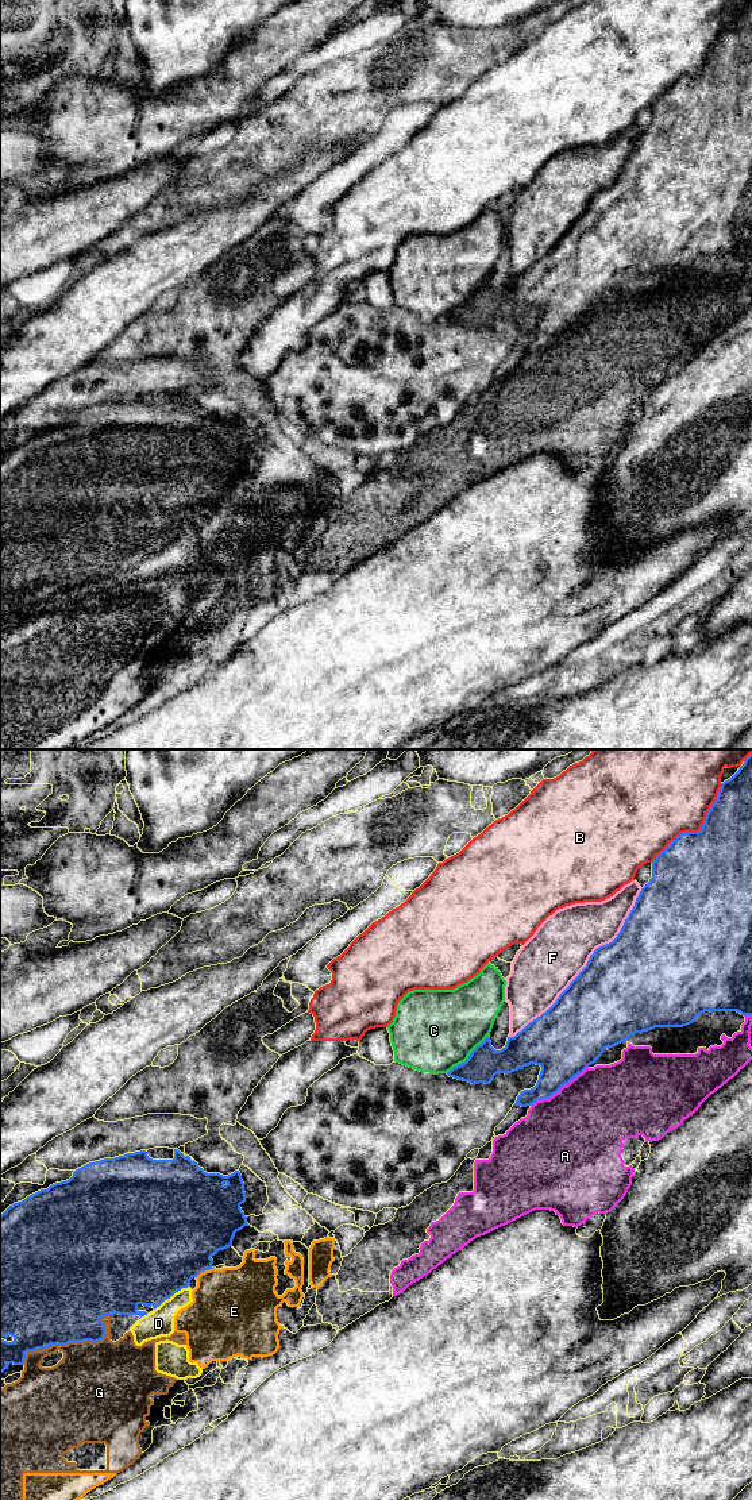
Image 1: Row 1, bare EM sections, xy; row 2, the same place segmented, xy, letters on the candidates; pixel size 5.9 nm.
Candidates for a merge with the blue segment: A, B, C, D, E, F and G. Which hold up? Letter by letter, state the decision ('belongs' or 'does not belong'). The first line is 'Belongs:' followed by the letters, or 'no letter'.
Belongs: no letter
A: does not belong
B: does not belong
C: does not belong
D: does not belong
E: does not belong
F: does not belong
G: does not belong

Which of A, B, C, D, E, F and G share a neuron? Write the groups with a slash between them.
A / B D / C / E G / F

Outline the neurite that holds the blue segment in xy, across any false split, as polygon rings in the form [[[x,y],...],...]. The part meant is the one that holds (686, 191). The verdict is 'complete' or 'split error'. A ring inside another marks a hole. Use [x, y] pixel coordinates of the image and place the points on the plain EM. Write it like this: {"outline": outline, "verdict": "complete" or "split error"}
{"outline": [[[752,0],[721,28],[702,73],[680,77],[656,100],[652,122],[641,132],[617,181],[594,194],[556,246],[514,281],[508,281],[501,294],[491,290],[487,279],[464,306],[447,319],[471,328],[490,328],[497,317],[508,319],[531,308],[540,309],[536,329],[521,335],[513,348],[527,351],[559,336],[594,308],[606,292],[655,271],[687,270],[705,255],[752,259]]], "verdict": "complete"}

